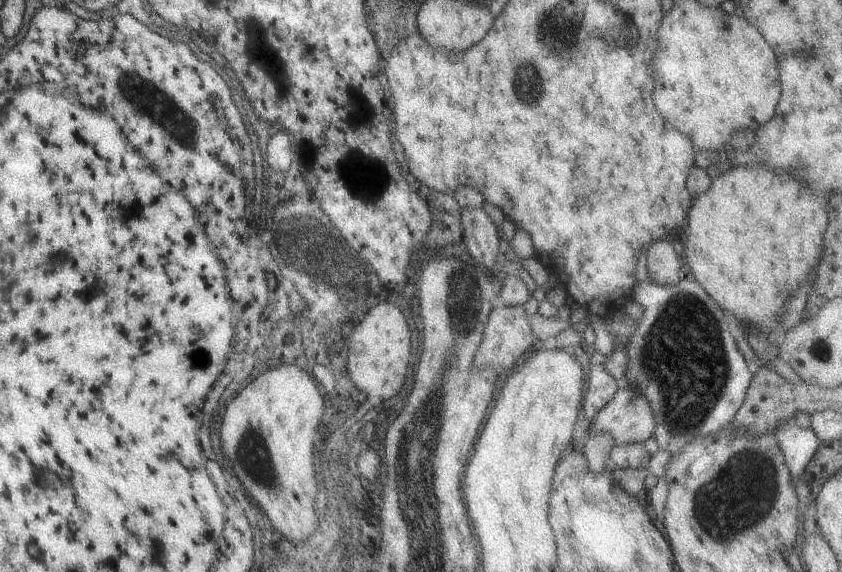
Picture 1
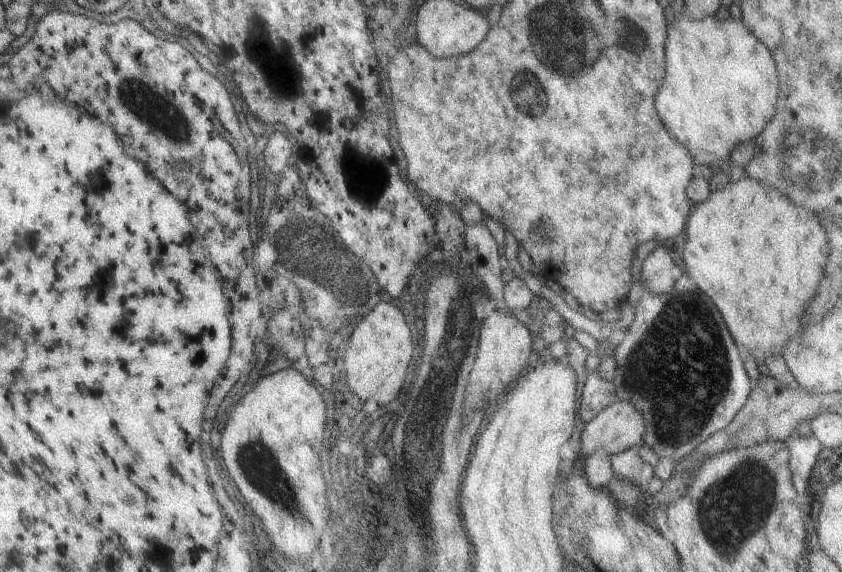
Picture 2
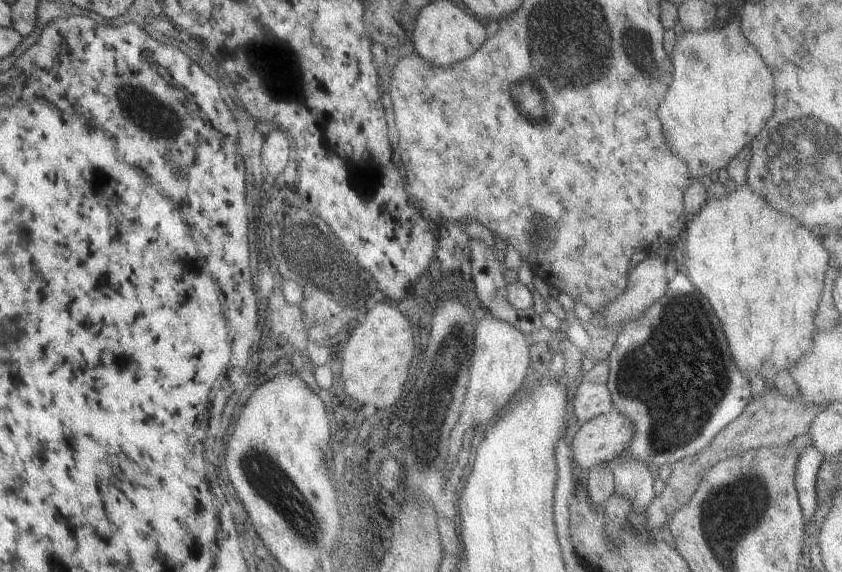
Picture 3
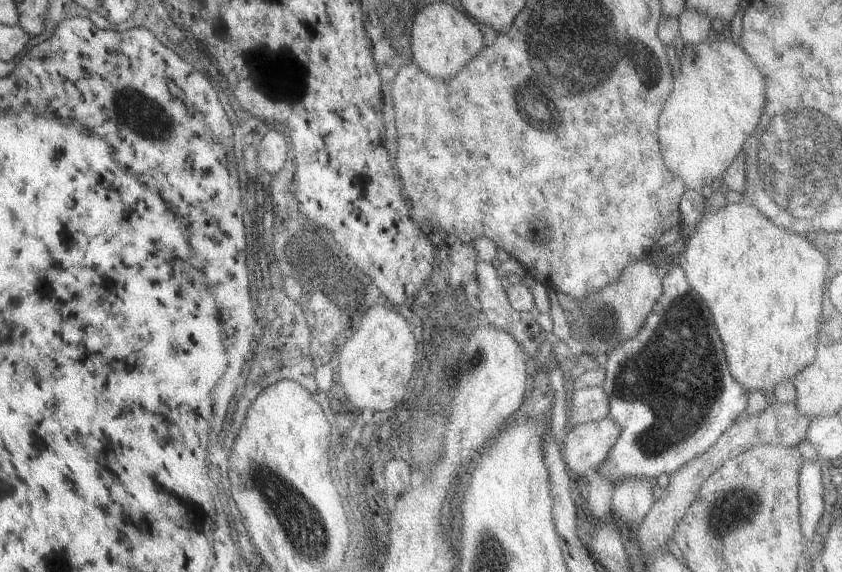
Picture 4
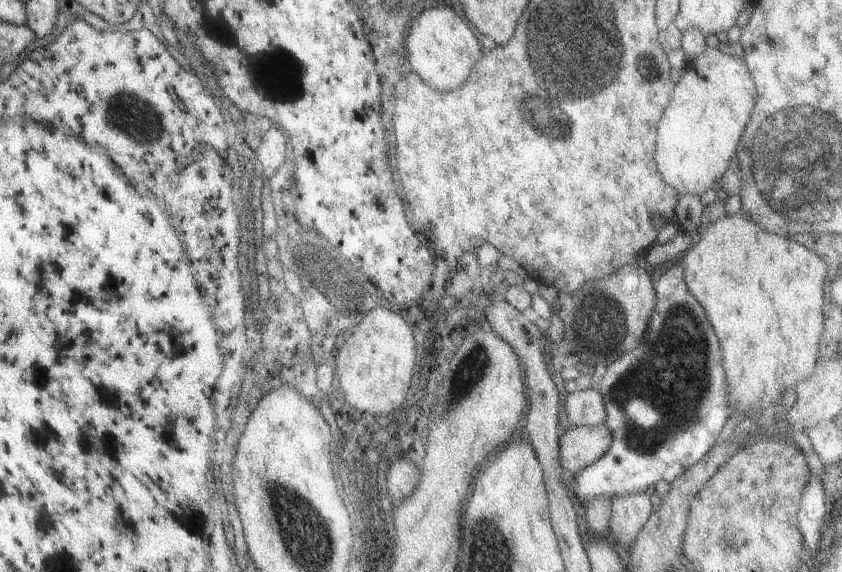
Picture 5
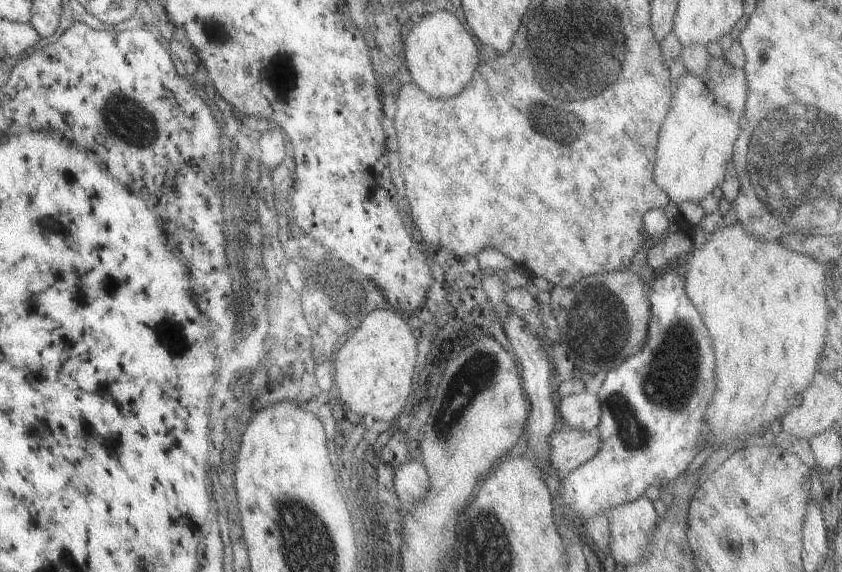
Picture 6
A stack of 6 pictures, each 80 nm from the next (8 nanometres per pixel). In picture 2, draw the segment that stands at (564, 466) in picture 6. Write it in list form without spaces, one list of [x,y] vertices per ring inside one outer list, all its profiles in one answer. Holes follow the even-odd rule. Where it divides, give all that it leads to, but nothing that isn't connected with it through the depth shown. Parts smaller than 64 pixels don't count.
[[[617,399],[582,424],[580,453],[585,458],[596,448],[602,448],[609,456],[617,454],[639,443],[643,431],[641,413]]]

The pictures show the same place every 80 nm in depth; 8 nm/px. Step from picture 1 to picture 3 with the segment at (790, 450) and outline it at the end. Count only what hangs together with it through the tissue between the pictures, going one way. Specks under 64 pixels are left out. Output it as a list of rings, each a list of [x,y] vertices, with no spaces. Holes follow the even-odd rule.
[[[808,447],[798,453],[794,470],[794,487],[798,496],[798,503],[802,512],[804,526],[809,526],[815,512],[815,484],[816,474],[822,454],[815,447]]]

